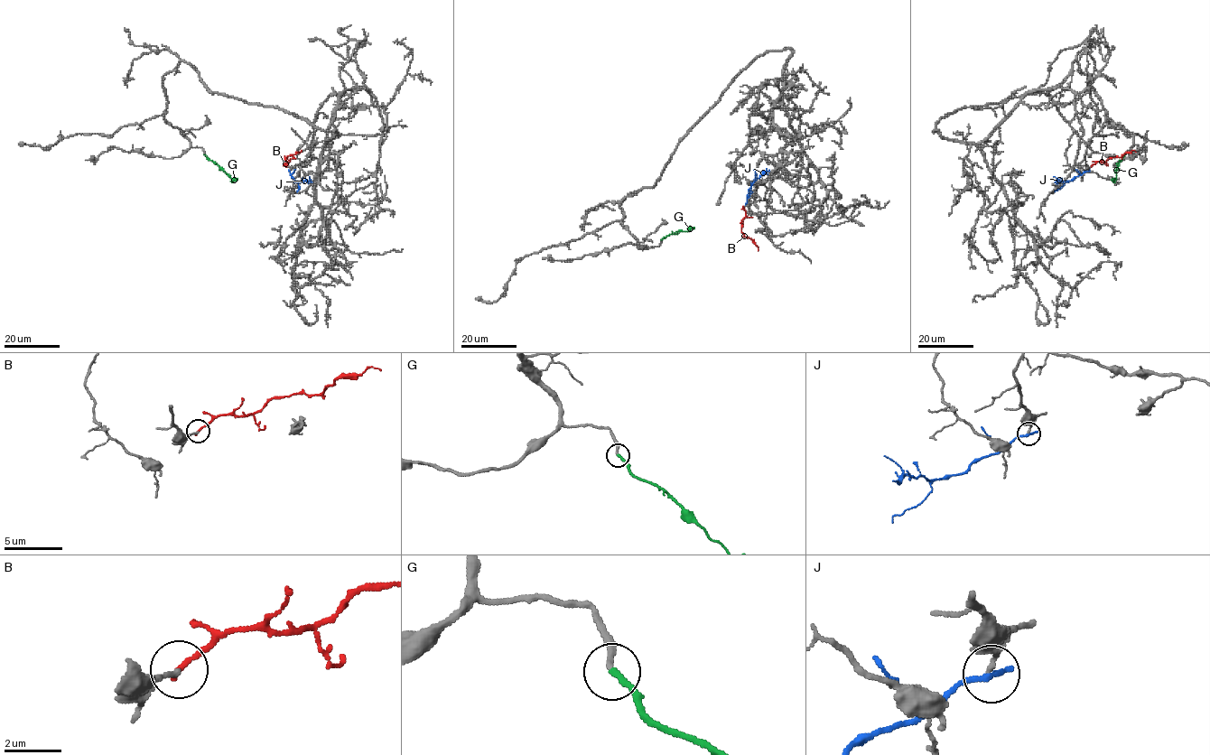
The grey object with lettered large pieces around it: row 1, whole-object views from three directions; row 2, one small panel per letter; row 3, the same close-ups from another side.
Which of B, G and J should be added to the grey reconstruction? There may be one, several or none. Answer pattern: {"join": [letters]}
{"join": ["G"]}

